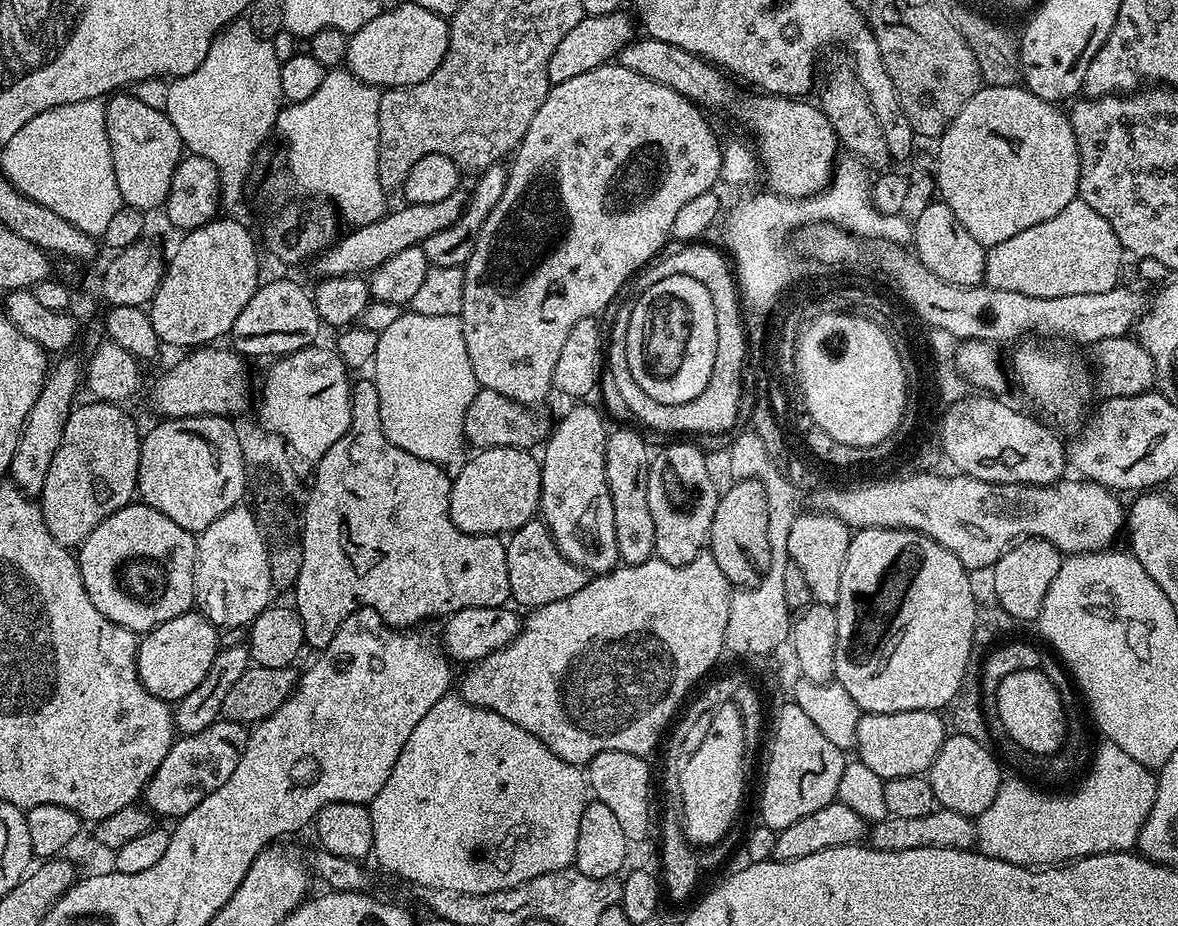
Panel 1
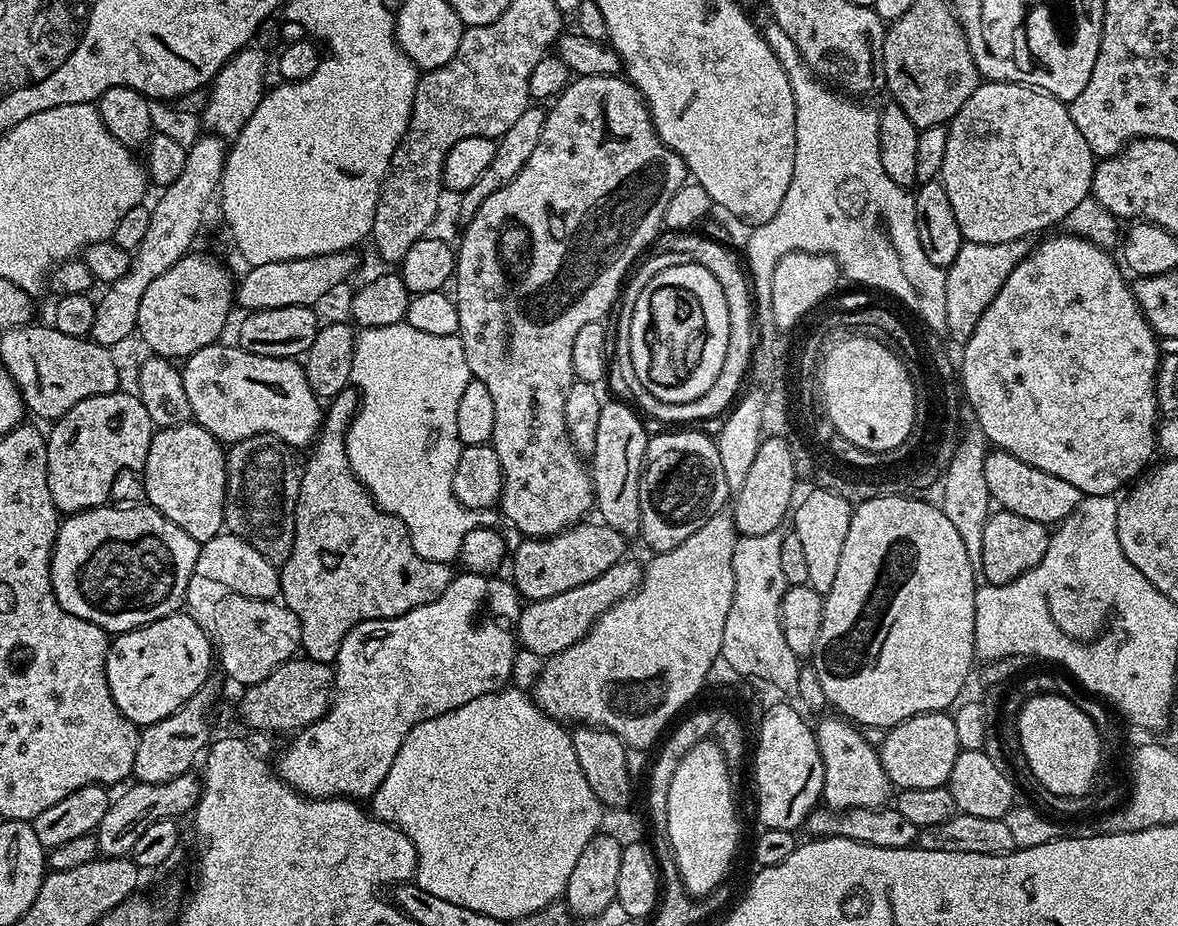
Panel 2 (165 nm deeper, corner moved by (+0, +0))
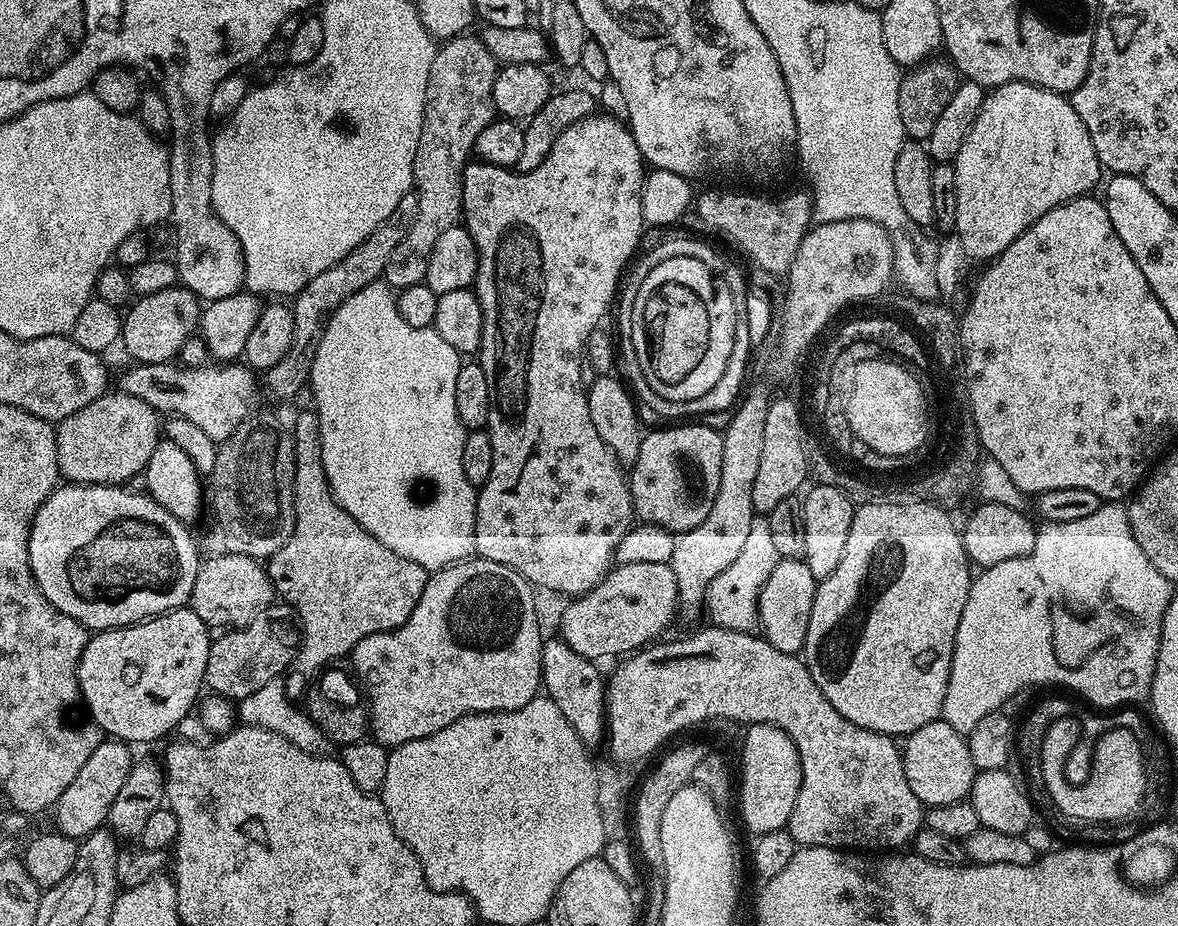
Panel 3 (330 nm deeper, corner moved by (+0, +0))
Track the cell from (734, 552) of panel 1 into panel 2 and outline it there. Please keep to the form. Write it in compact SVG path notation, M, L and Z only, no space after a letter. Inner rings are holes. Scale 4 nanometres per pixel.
M774 438L770 442L761 440L761 443L764 449L758 454L754 454L754 463L750 465L750 470L746 473L742 486L735 489L734 503L730 508L736 523L736 531L744 538L777 531L781 527L780 523L783 520L785 523L789 519L790 509L793 507L794 497L797 495L797 453L791 447L780 445L780 440Z

